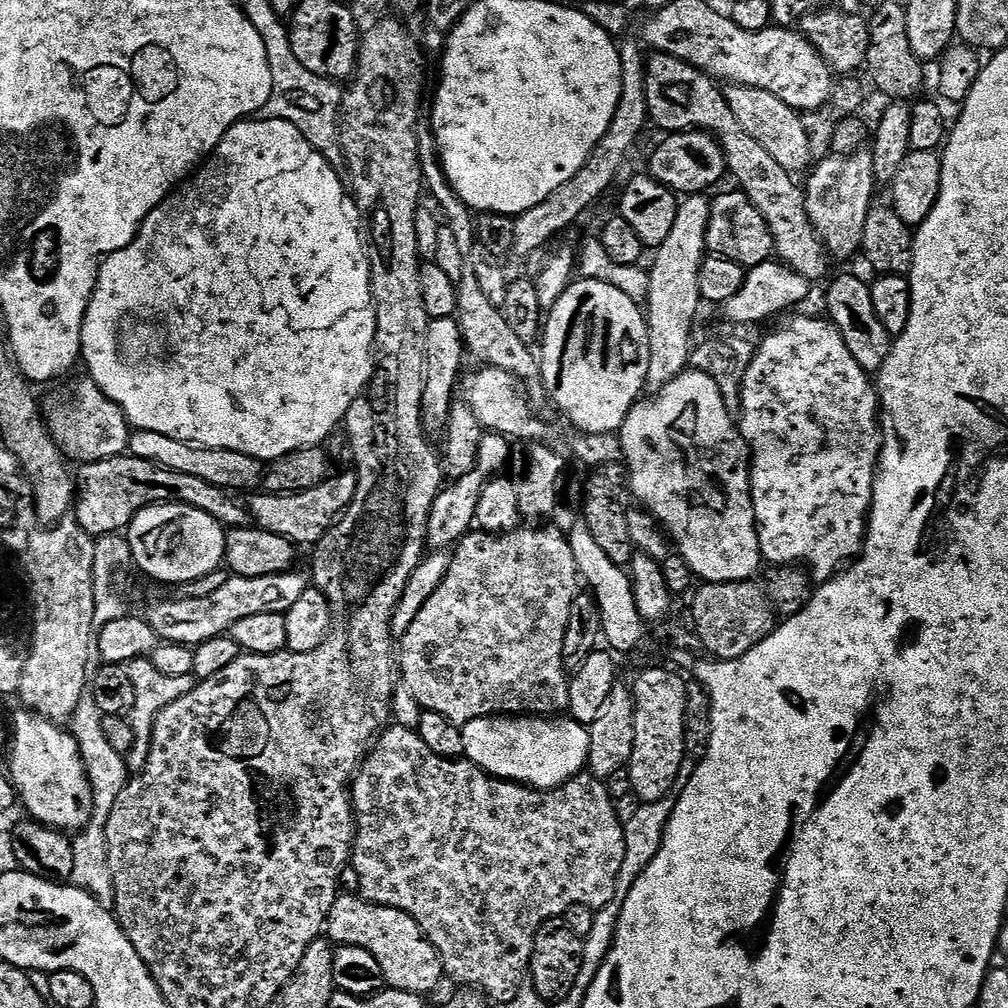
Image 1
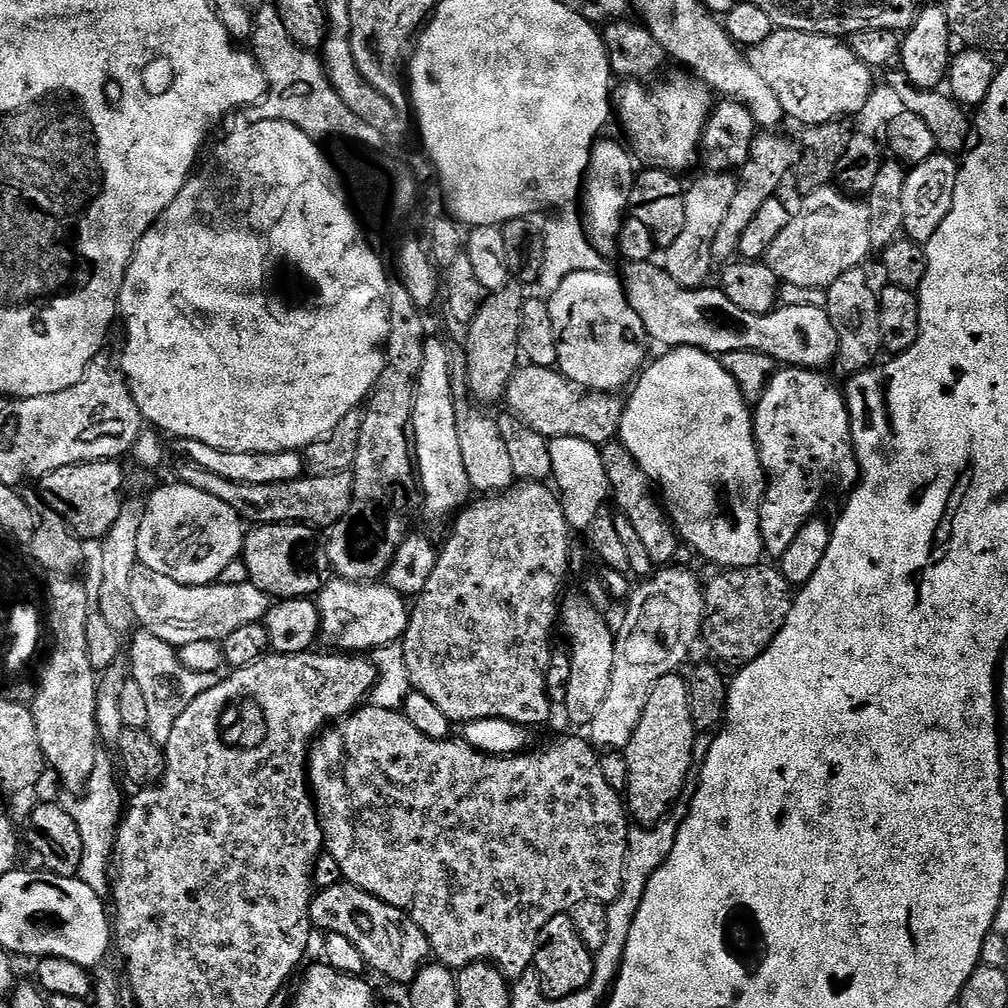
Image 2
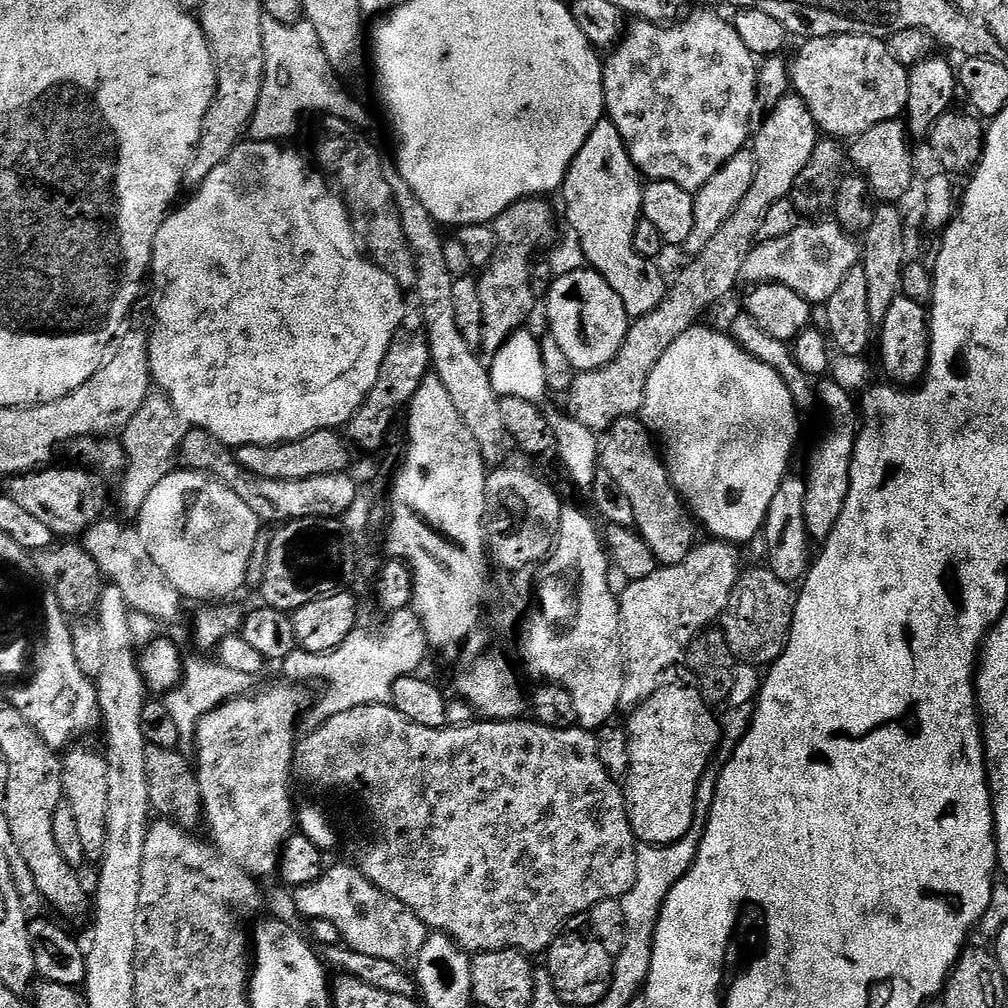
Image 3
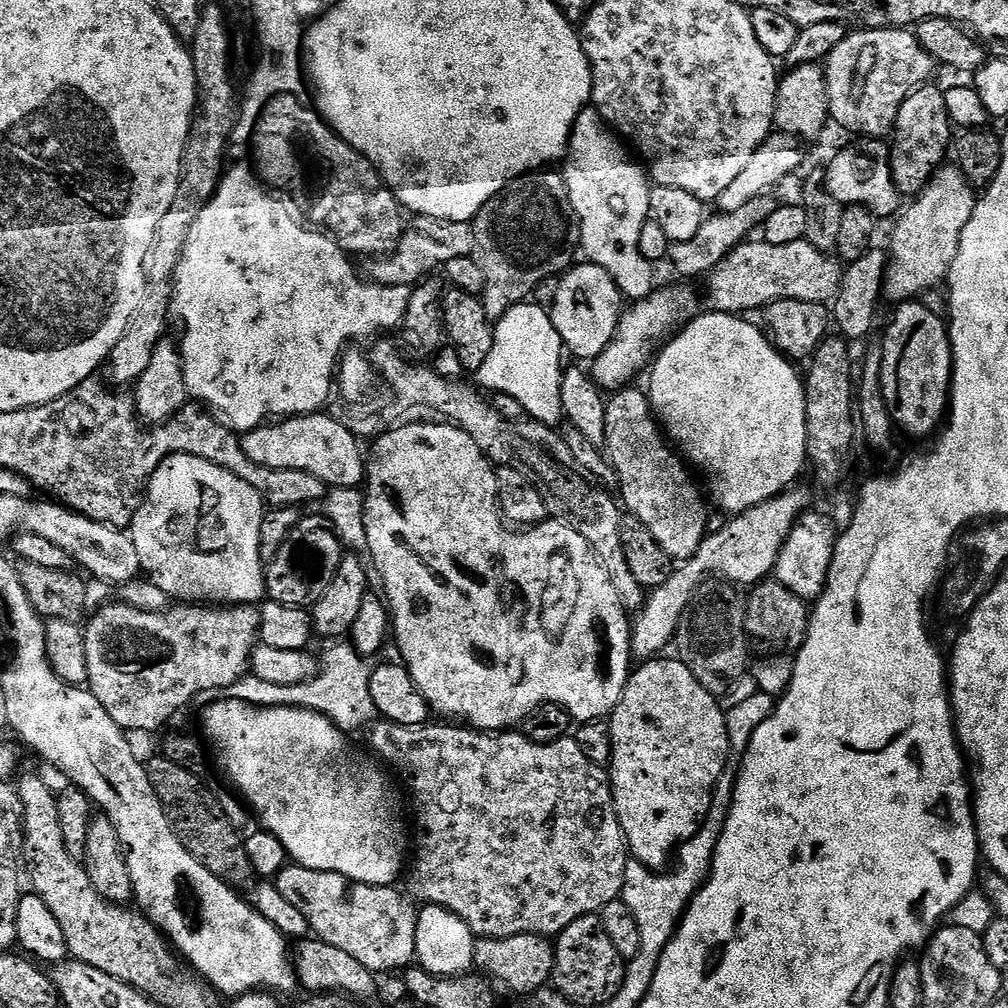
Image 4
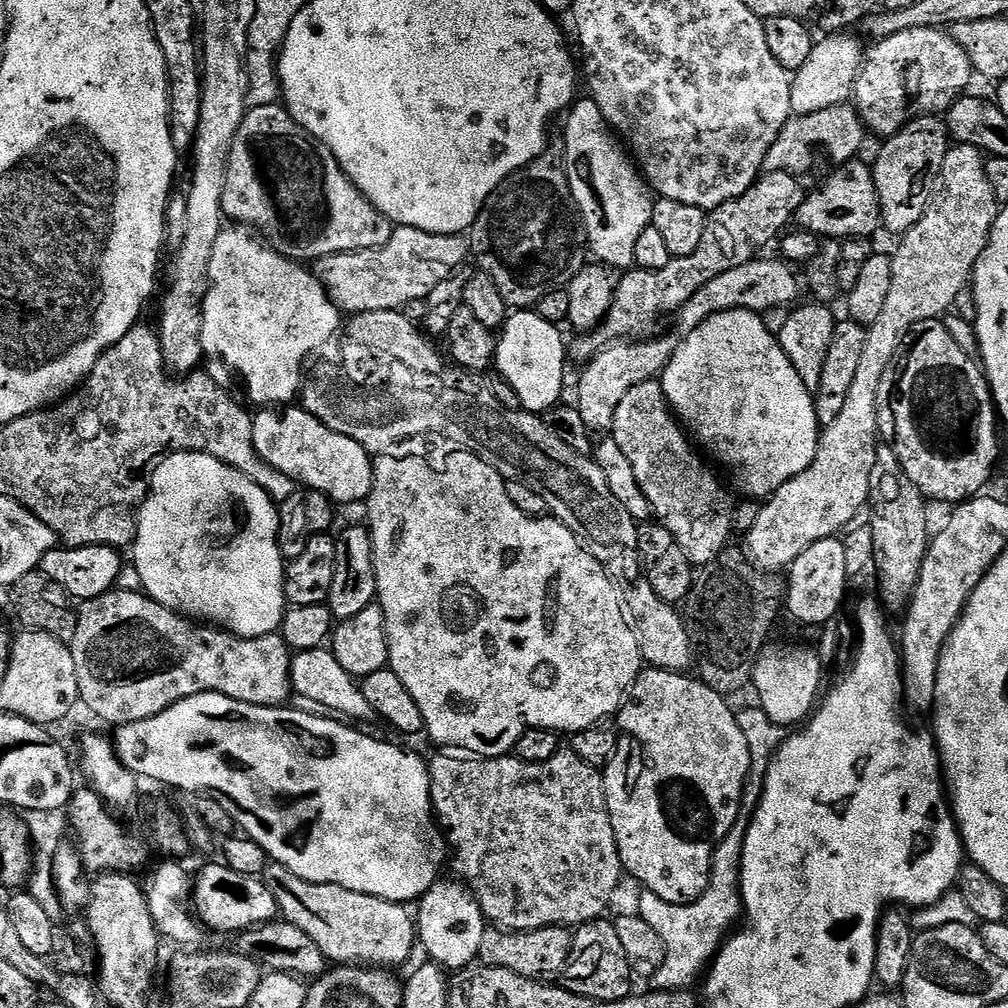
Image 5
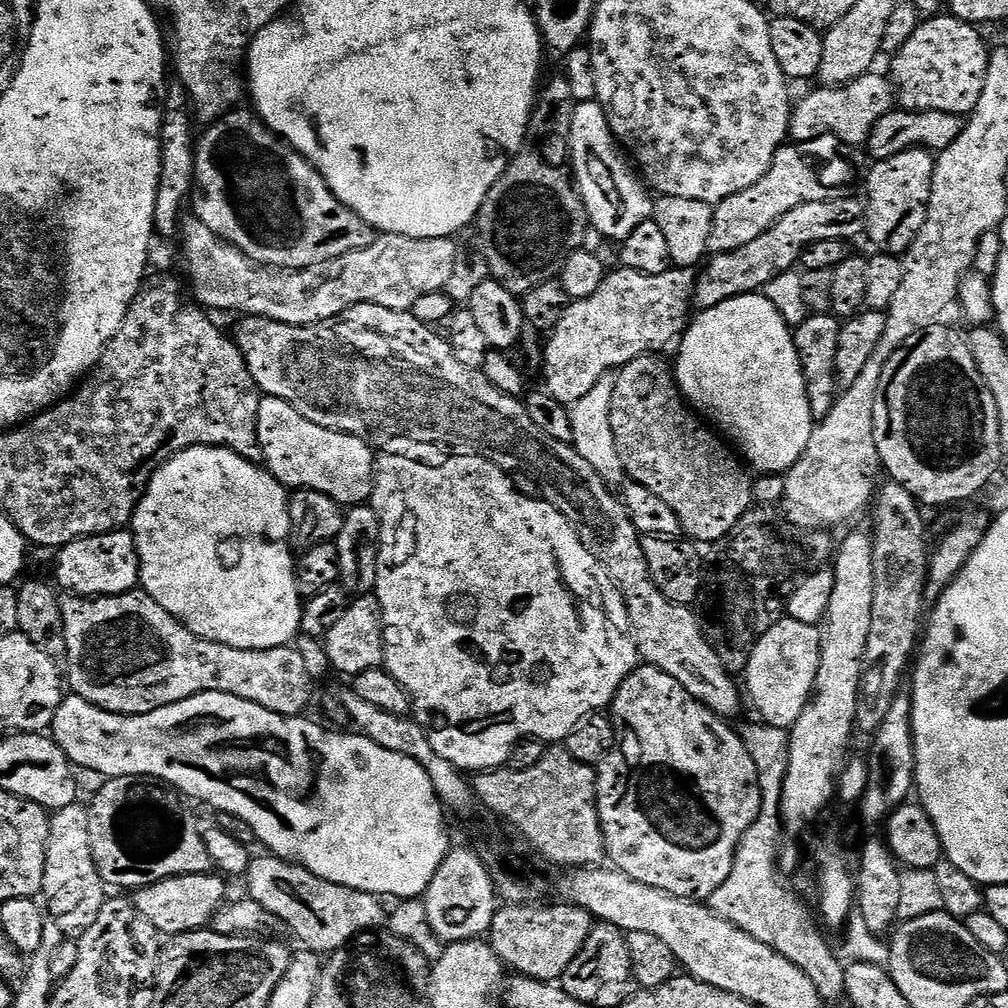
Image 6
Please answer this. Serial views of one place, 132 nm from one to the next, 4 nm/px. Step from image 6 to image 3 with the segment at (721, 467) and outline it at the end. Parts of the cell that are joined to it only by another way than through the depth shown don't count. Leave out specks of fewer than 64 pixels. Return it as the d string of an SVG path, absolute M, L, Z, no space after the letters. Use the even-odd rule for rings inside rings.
M635 415L614 421L603 433L600 462L603 471L614 478L618 490L622 490L622 494L630 501L634 510L635 531L639 532L646 546L650 546L657 565L677 564L689 556L697 539L698 528L692 513L674 490L668 477L668 468L653 437L644 427L644 421Z

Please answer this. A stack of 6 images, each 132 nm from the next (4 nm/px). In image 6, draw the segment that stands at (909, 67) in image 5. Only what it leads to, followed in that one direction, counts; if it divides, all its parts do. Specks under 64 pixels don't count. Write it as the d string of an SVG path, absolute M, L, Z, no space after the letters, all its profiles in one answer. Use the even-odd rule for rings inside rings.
M937 14L920 23L914 34L910 34L910 42L906 42L906 46L899 48L891 57L890 79L899 107L910 112L944 111L963 118L972 113L978 106L978 98L982 98L982 86L986 82L990 55L989 45L984 45L980 32L977 25L967 24L951 14Z

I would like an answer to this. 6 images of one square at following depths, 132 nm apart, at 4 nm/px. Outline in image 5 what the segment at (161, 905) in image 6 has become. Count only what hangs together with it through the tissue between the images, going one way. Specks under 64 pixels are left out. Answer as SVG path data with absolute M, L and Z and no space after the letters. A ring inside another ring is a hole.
M223 862L208 864L200 873L195 873L190 903L201 925L210 930L217 928L220 932L255 928L280 916L278 902L263 878L238 874L238 870L230 870Z

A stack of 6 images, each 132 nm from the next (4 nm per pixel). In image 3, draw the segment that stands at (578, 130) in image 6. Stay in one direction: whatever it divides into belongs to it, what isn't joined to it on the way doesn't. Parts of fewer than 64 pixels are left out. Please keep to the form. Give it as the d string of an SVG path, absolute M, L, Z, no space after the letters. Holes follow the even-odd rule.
M601 118L590 130L582 150L574 158L574 162L568 167L568 173L562 185L564 192L564 208L568 211L568 224L571 231L580 240L580 245L584 251L585 261L598 273L622 298L622 306L626 306L629 317L645 316L650 314L662 302L666 291L666 280L660 277L657 265L653 261L642 258L638 250L634 250L632 235L636 229L636 224L642 219L640 207L642 206L641 177L638 175L632 159L628 153L628 148L624 145L622 134L618 134L618 126L614 126L611 120Z

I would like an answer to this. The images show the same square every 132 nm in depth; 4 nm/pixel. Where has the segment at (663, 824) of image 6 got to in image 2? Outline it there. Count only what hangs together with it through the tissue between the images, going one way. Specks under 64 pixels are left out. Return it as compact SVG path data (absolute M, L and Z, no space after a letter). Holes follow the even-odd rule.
M680 674L658 678L654 690L650 690L650 702L646 702L646 710L642 710L642 722L638 722L634 738L630 738L627 748L623 749L628 760L626 808L637 825L659 824L681 799L698 733L691 718L687 690L687 682Z

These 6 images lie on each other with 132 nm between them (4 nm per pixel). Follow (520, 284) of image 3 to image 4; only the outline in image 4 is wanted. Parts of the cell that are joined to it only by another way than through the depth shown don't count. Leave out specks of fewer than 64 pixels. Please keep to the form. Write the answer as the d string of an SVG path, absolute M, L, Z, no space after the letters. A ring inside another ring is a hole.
M533 170L517 176L497 196L490 198L490 202L482 206L476 219L471 221L474 230L472 256L478 262L484 279L484 309L494 322L514 305L525 303L535 293L539 284L551 281L573 267L572 255L581 247L580 219L570 202L568 183L559 171L552 171L556 170Z

